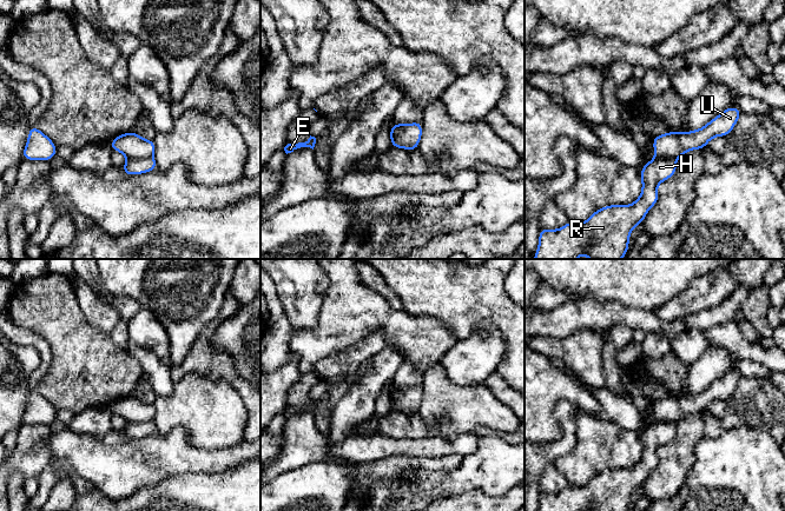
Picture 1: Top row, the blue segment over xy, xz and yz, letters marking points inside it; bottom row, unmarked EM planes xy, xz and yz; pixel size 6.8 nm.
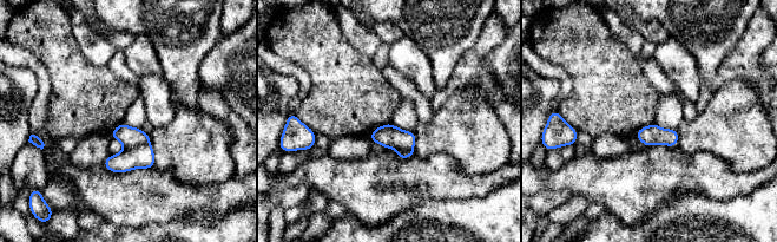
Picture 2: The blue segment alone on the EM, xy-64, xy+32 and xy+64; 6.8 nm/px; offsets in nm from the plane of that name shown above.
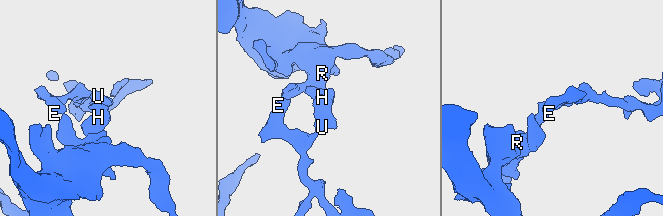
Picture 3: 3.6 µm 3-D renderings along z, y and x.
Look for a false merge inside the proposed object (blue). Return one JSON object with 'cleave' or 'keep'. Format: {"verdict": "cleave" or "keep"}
{"verdict": "cleave"}

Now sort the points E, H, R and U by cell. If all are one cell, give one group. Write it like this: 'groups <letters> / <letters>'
groups E U / H R

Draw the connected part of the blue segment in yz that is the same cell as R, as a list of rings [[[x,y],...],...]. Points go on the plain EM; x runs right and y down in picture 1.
[[[655,420],[640,433],[642,453],[633,467],[607,469],[593,476],[586,486],[570,484],[559,493],[541,492],[537,511],[628,511],[632,493],[642,487],[648,474],[658,466],[658,449],[671,443],[675,434],[675,423]]]

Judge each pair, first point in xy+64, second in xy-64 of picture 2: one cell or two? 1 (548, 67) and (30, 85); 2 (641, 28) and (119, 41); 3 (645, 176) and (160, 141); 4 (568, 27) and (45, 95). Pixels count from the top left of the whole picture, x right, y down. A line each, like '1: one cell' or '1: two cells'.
1: two cells
2: one cell
3: two cells
4: two cells

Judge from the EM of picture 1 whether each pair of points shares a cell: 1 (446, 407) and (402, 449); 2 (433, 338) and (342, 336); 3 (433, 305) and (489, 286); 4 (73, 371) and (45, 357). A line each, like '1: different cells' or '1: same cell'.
1: different cells
2: same cell
3: same cell
4: different cells

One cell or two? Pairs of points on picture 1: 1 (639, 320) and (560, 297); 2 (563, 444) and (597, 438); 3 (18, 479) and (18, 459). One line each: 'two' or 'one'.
1: two
2: two
3: two

